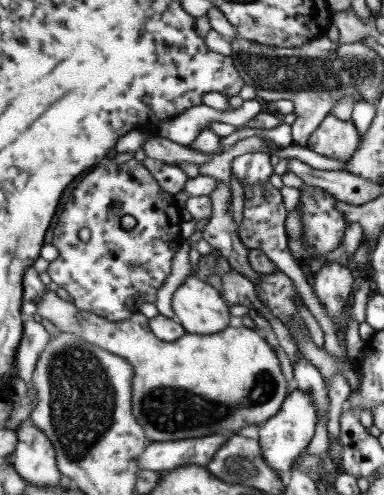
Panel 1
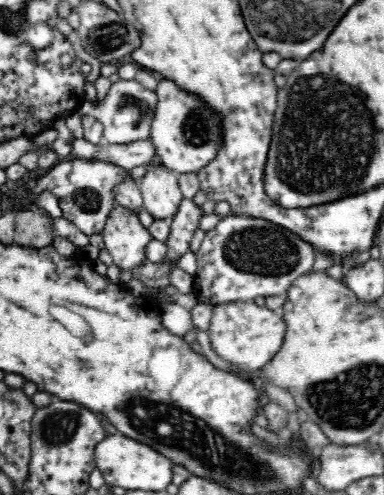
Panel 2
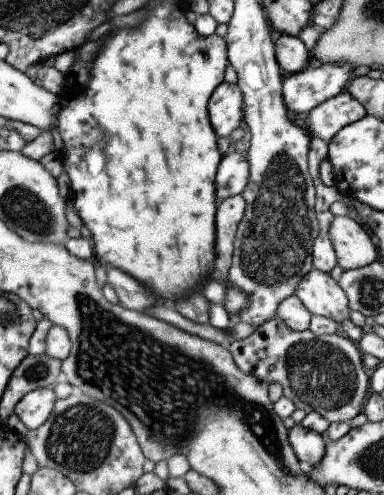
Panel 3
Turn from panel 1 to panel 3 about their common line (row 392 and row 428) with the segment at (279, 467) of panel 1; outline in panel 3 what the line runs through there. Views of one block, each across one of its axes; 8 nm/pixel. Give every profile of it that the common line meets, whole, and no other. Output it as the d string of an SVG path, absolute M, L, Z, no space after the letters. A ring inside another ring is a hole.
M301 424L291 428L291 444L305 466L321 466L323 458L327 458L329 444L321 438L321 434L305 430Z

